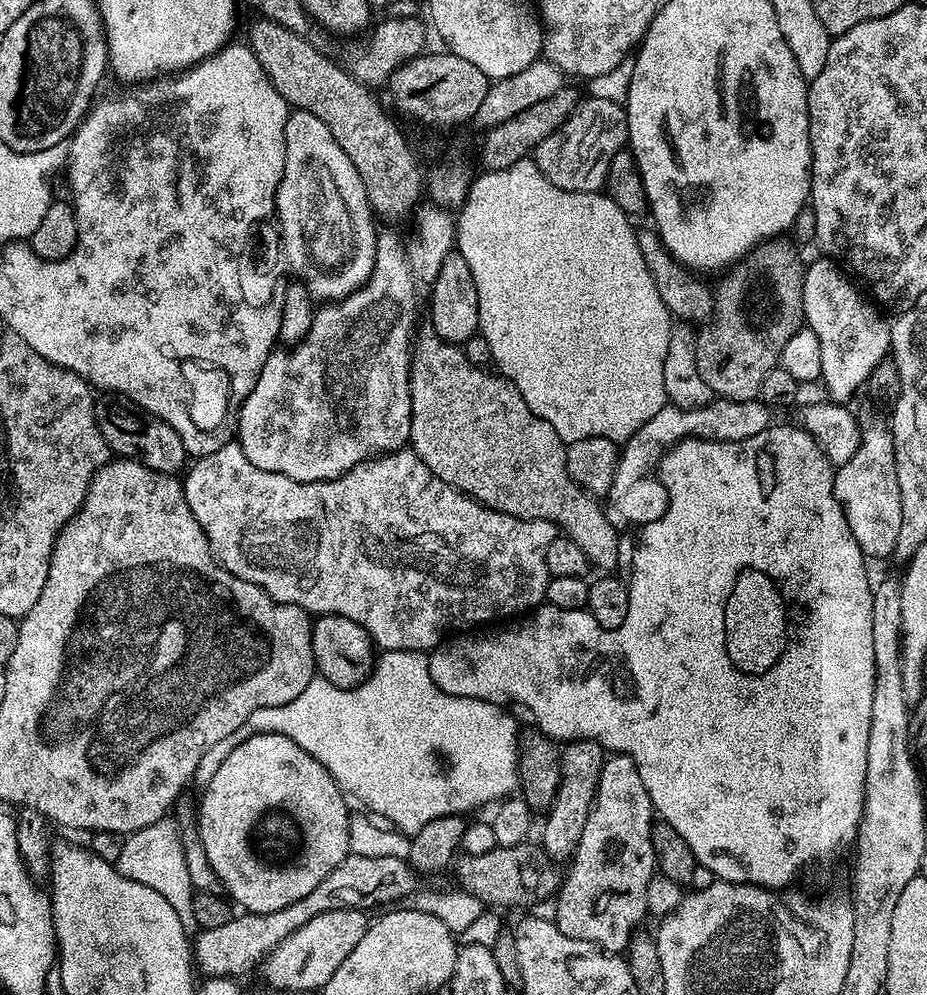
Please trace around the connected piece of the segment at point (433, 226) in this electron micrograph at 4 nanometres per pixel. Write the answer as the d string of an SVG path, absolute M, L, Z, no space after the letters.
M424 202L417 207L414 213L414 221L416 220L416 233L408 242L408 248L404 245L404 240L396 232L384 232L381 231L376 238L376 261L372 267L372 273L366 283L358 289L357 292L351 292L349 296L345 296L343 300L335 302L325 303L323 306L315 309L312 325L310 330L304 336L303 340L293 343L289 352L280 352L281 350L274 350L266 358L266 362L262 366L262 370L258 374L258 382L254 386L254 390L250 390L250 394L244 399L244 405L240 407L240 423L238 425L238 442L242 446L242 450L250 462L254 462L254 466L258 466L258 470L266 470L267 472L273 472L274 474L282 474L286 478L294 478L294 482L322 482L323 480L337 480L342 474L349 472L354 466L358 466L363 460L371 460L373 456L383 456L385 452L399 452L410 441L410 418L412 417L412 403L410 402L410 370L412 369L412 354L414 351L414 341L418 335L418 329L416 329L416 319L420 316L420 291L427 289L436 281L436 275L438 270L442 270L442 262L446 262L448 256L453 255L454 245L456 242L456 226L454 223L454 216L451 211L445 210L438 204Z

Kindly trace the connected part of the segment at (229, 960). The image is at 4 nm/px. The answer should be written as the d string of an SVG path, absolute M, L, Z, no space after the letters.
M349 854L345 860L338 862L334 870L330 870L330 874L326 874L326 878L322 878L322 882L318 882L318 886L314 886L314 890L310 890L310 894L306 894L306 898L282 910L245 911L240 914L244 916L237 915L224 926L201 931L200 937L197 940L195 937L194 940L199 971L201 968L205 977L241 978L255 964L257 967L279 944L286 942L286 938L290 938L294 930L302 930L302 926L306 926L310 918L318 918L318 914L343 908L369 910L368 908L376 908L379 904L395 905L417 890L416 880L418 881L418 874L405 858L366 858Z

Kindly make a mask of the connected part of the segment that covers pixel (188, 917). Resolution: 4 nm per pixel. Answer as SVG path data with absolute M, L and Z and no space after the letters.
M169 822L151 824L149 828L129 835L123 841L120 856L115 860L115 866L122 875L134 882L142 882L142 886L150 886L150 890L158 890L170 906L174 906L174 914L182 922L186 930L197 927L195 916L192 913L194 889L190 882L190 873L187 870L185 841L180 841L180 832Z

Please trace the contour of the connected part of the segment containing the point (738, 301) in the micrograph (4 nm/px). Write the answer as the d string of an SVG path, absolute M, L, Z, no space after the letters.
M773 238L771 240L764 240L757 246L752 248L742 259L736 261L719 277L720 281L714 284L714 307L712 310L712 318L707 321L696 332L696 353L698 354L698 374L702 374L702 379L706 381L706 386L710 386L710 390L719 399L722 400L755 400L760 395L762 390L762 382L766 379L766 374L770 373L772 368L777 367L780 363L780 355L783 352L783 347L786 342L793 338L796 331L805 327L806 321L804 319L804 270L806 267L805 261L800 261L800 256L796 253L797 245L788 238Z

